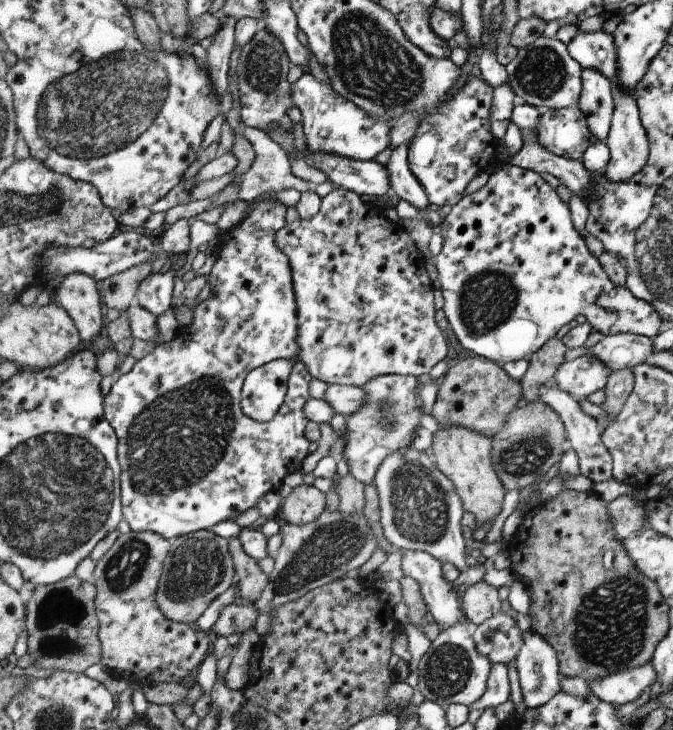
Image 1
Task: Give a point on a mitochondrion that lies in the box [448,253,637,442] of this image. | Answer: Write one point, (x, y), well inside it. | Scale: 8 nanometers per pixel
(484, 306)

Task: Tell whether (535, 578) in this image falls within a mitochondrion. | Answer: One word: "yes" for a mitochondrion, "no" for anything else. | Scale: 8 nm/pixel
no

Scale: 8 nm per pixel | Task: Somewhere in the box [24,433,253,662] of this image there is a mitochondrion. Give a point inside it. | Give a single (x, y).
(60, 612)

